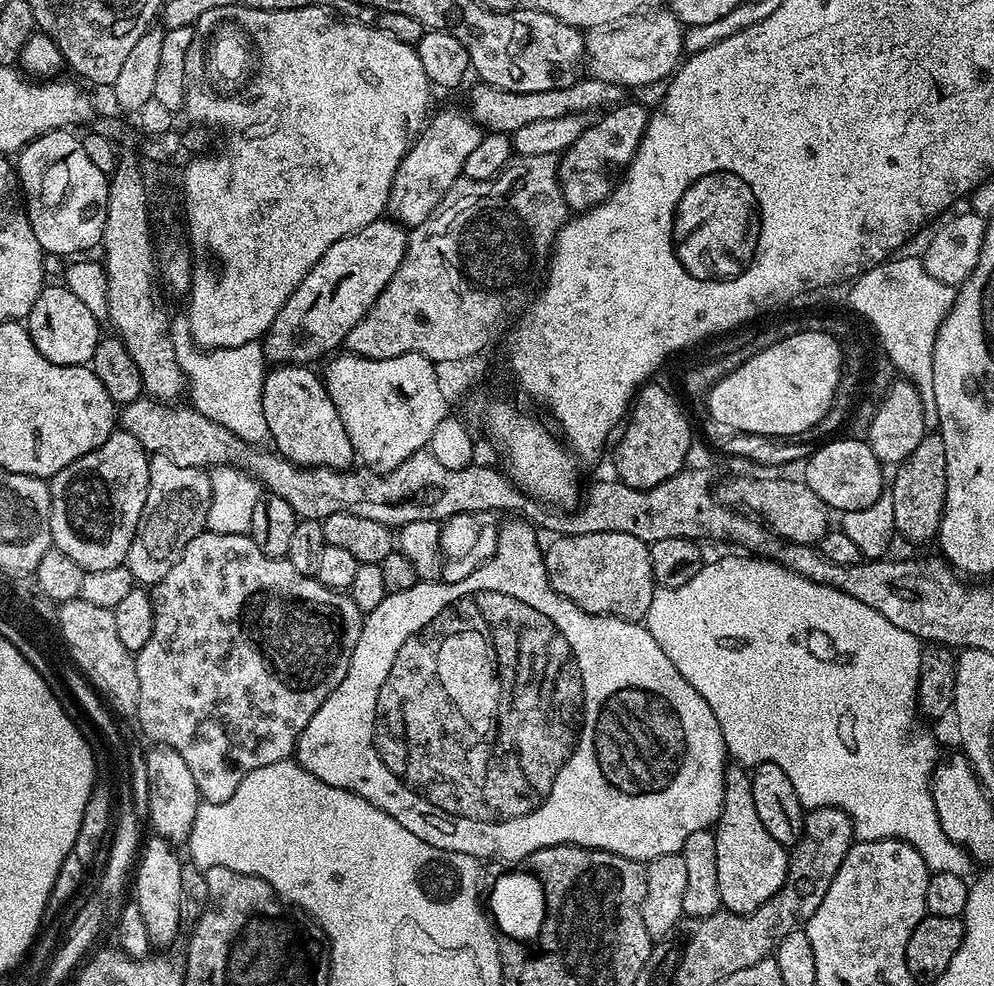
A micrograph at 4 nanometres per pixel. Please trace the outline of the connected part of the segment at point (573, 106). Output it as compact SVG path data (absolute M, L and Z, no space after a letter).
M595 78L587 79L577 79L571 88L555 88L545 92L507 92L501 88L494 88L491 84L480 82L472 92L470 115L481 129L488 132L511 134L517 132L522 126L530 126L530 122L542 122L546 118L588 114L591 108L604 110L609 106L619 105L625 99L625 89L620 85L607 84L606 81Z

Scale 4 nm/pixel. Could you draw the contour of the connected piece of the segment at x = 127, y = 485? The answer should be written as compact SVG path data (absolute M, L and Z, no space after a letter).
M114 430L90 454L70 462L57 476L51 477L52 543L62 554L74 558L85 572L110 570L128 559L130 542L136 533L142 506L150 482L150 453L134 434Z

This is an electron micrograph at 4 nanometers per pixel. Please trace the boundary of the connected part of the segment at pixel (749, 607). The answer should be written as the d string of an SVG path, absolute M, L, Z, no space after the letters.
M748 554L740 555L744 556L724 556L721 560L714 561L713 564L705 563L698 570L698 574L694 574L694 578L690 578L690 582L686 582L677 588L657 587L646 617L648 632L654 638L654 642L658 642L658 646L662 646L662 654L666 654L666 658L670 658L670 662L674 662L674 666L678 666L678 674L682 674L682 678L686 678L686 682L690 682L690 686L694 686L694 690L698 690L698 694L702 694L702 698L706 698L706 706L710 706L710 710L714 710L714 718L718 718L718 726L722 730L722 738L724 739L727 755L731 759L733 756L736 759L733 761L740 766L755 766L757 764L773 764L774 766L778 766L778 770L782 770L782 774L786 774L786 778L790 778L790 786L794 786L794 794L798 794L798 798L805 809L839 808L852 820L853 833L860 840L904 840L908 844L913 844L918 850L918 854L922 854L929 873L941 872L942 874L958 874L959 876L967 877L969 875L968 871L974 867L974 861L959 844L953 844L951 838L942 830L942 826L938 822L938 810L934 806L932 778L938 767L938 759L936 760L936 740L928 732L912 732L912 727L915 726L916 720L918 721L916 687L918 686L918 674L920 673L921 641L917 640L914 634L910 634L906 630L894 626L894 622L890 622L890 618L882 618L882 614L878 614L878 610L874 610L870 606L858 602L858 598L850 598L850 594L839 592L838 589L831 588L825 584L810 582L806 578L799 576L798 573L792 572L789 568L784 568L781 564L771 562L766 558L753 558Z

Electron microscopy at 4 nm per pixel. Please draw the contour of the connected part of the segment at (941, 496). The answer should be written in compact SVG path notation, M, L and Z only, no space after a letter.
M925 434L922 442L895 469L896 477L891 477L890 493L893 496L894 522L897 533L916 544L927 540L935 541L944 517L944 503L948 479L946 478L946 446L939 434Z

